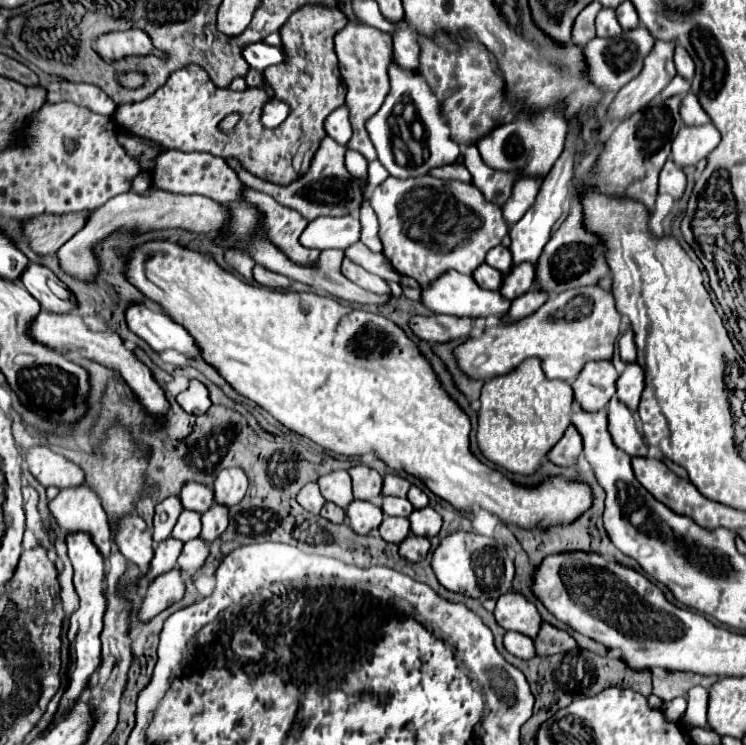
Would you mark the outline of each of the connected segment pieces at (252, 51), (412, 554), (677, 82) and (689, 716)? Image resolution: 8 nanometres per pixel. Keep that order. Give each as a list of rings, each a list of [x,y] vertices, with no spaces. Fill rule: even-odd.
[[[266,42],[248,44],[242,54],[244,54],[246,62],[250,64],[250,68],[254,68],[254,70],[266,70],[268,66],[282,64],[282,62],[286,60],[282,48],[270,46],[270,44],[266,44]]]
[[[410,534],[406,540],[400,542],[400,556],[404,556],[410,562],[420,562],[430,550],[430,542],[422,536]]]
[[[674,76],[670,80],[670,84],[660,92],[660,96],[662,98],[670,98],[670,96],[676,96],[676,94],[686,94],[688,88],[690,88],[690,82],[688,80],[684,80],[682,76]]]
[[[694,686],[692,690],[688,690],[688,710],[684,716],[692,726],[708,728],[706,708],[708,708],[708,690],[702,686]]]

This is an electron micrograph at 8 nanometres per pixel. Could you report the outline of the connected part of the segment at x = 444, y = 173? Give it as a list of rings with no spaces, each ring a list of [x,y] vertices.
[[[448,164],[448,166],[440,166],[428,172],[430,176],[442,178],[442,180],[460,180],[460,182],[470,182],[470,174],[466,170],[464,164]]]

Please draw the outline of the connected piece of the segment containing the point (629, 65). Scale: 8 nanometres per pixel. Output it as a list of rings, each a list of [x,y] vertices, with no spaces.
[[[644,26],[634,28],[634,30],[624,30],[616,38],[594,38],[594,40],[590,40],[590,44],[586,44],[586,48],[584,48],[584,56],[586,56],[586,64],[588,64],[586,74],[588,74],[590,82],[594,82],[598,88],[604,88],[605,105],[612,102],[616,92],[626,82],[630,82],[634,76],[640,74],[642,60],[652,50],[652,46],[654,46],[654,38],[650,36],[650,32]]]

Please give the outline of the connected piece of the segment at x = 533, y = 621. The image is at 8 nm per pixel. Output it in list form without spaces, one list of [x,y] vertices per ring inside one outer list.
[[[508,592],[506,596],[500,596],[494,616],[504,630],[520,632],[532,640],[542,628],[542,616],[538,614],[536,606],[518,592]]]

